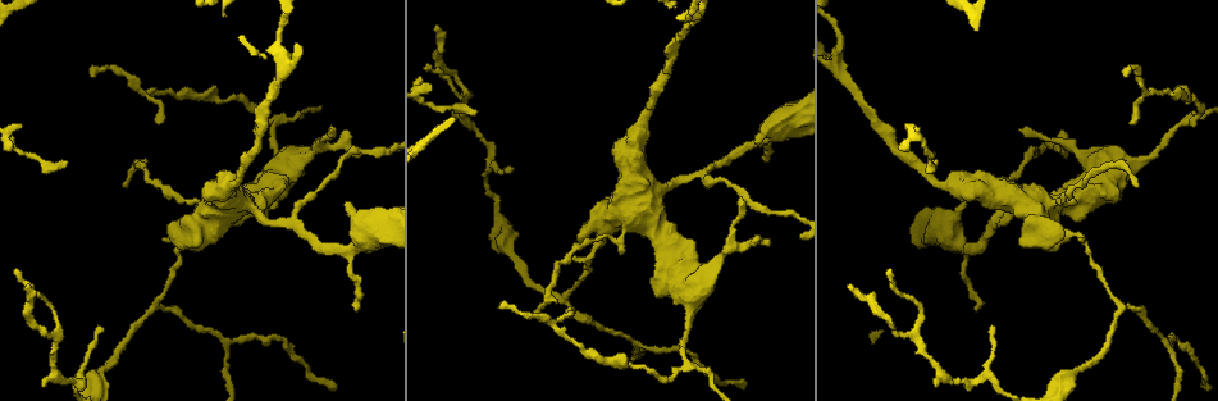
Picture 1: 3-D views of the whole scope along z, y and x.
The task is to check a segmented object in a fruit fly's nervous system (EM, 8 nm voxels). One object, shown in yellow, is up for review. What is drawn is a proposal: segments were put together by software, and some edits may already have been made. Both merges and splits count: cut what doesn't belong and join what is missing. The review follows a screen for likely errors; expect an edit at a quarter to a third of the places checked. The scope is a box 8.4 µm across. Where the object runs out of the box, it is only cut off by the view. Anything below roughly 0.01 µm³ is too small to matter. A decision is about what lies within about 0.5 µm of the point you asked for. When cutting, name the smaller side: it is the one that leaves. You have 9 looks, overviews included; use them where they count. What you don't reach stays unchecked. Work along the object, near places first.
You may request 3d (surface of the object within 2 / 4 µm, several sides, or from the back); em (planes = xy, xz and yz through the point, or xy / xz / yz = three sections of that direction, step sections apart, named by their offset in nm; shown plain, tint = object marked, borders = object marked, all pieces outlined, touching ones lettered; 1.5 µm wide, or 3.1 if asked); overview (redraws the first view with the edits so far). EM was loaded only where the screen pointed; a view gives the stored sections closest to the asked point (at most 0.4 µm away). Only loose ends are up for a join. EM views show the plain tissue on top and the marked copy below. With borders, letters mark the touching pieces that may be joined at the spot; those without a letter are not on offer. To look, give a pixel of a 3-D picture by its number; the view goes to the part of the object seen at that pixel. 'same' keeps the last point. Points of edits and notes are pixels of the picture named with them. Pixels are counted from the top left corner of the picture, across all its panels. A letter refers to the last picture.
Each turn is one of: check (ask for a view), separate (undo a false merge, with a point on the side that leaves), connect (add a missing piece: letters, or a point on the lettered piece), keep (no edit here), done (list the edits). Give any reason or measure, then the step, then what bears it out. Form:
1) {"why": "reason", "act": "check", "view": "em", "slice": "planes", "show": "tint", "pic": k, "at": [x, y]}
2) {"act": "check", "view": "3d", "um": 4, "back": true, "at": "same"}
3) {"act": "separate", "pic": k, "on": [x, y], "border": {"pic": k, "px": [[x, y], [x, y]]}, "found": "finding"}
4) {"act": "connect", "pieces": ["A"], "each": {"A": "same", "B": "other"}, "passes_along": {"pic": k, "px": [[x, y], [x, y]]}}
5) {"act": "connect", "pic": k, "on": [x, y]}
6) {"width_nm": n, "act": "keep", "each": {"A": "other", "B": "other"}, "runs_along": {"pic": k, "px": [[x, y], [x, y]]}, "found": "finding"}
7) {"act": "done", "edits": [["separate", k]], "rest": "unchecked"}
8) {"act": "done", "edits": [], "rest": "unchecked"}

{"why": "tapers out", "act": "check", "view": "em", "slice": "planes", "show": "tint", "pic": 1, "at": [989, 328]}

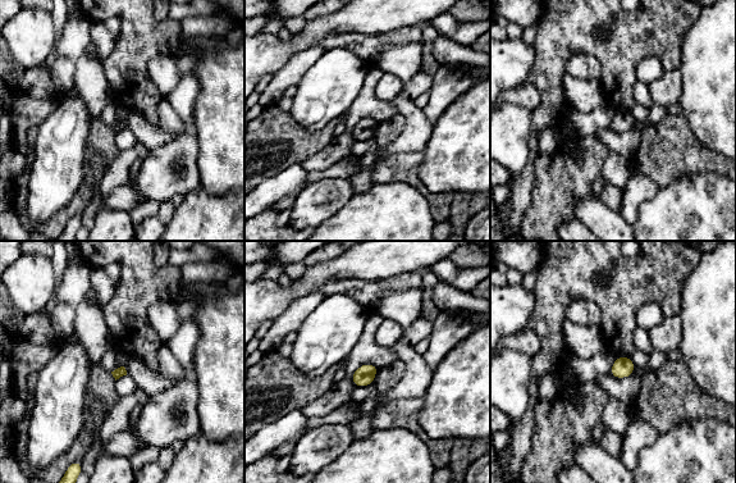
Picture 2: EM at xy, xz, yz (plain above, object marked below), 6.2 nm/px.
{"why": "what lies round it", "act": "check", "view": "em", "slice": "planes", "show": "borders", "at": "same"}

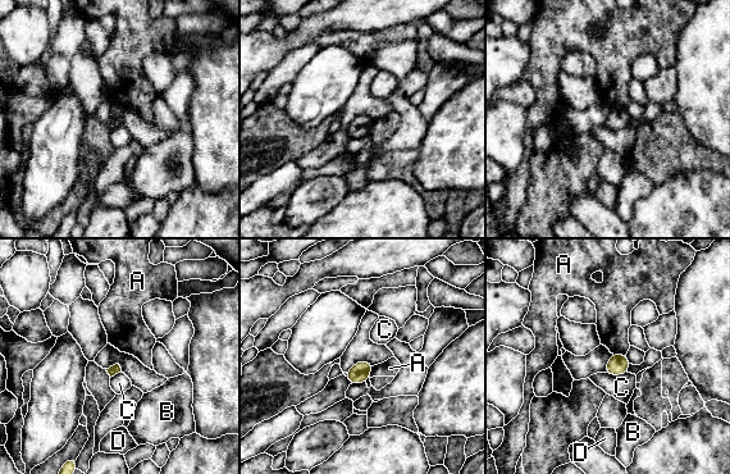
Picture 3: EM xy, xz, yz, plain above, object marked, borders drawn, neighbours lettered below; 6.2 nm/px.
{"longest_contact_nm": ["C", 140], "act": "keep", "each": {"A": "other", "B": "other", "C": "other", "D": "other"}, "border": {"pic": 3, "px": [[612, 352], [625, 355]]}, "found": "no lettered piece goes on from it"}

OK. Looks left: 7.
{"why": "calibre changes", "act": "check", "view": "em", "slice": "xz", "step": 8, "show": "tint", "pic": 1, "at": [1072, 235]}

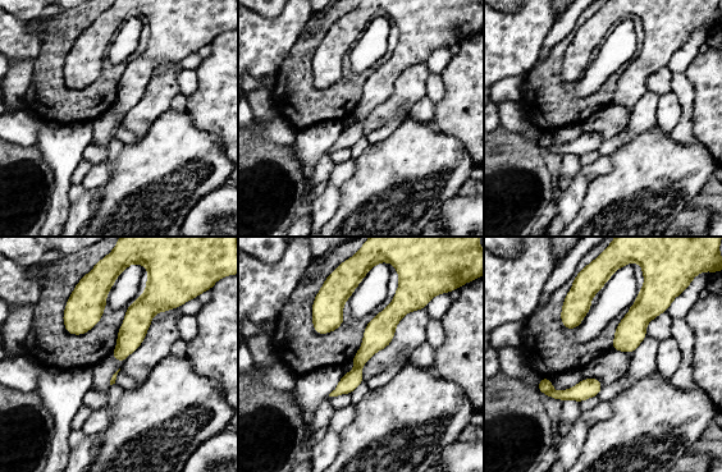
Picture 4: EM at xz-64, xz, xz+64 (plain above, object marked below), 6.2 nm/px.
{"act": "check", "view": "em", "slice": "planes", "show": "tint", "at": "same"}

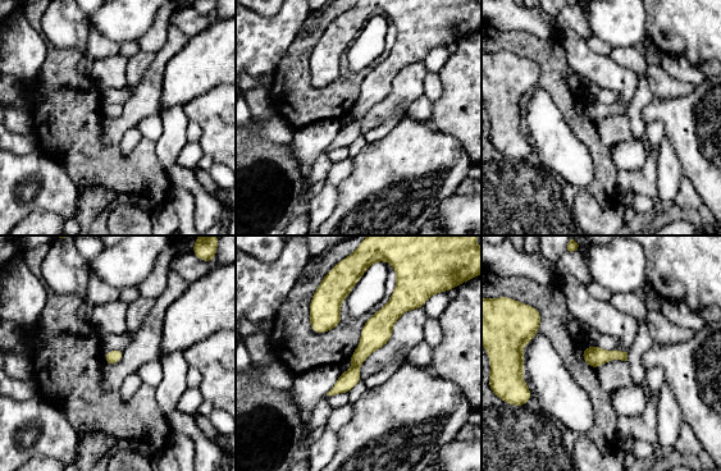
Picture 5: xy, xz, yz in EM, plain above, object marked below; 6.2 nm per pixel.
{"act": "check", "view": "em", "slice": "planes", "show": "borders", "at": "same"}

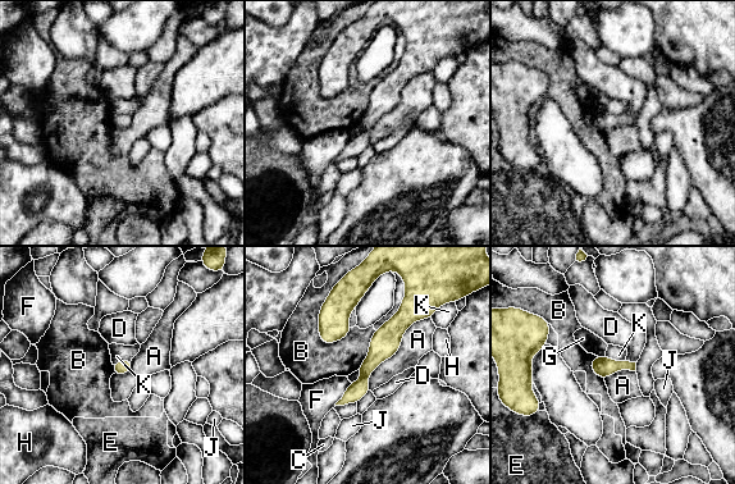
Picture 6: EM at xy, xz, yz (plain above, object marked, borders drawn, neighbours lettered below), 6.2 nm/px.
{"longest_contact_nm": ["A", 600], "act": "keep", "each": {"A": "other", "B": "other", "C": "other", "D": "other", "E": "other", "F": "other", "G": "other", "H": "other", "J": "other", "K": "other"}, "border": {"pic": 6, "px": [[430, 316], [407, 328], [369, 389]]}, "found": "one cell here"}

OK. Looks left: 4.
{"why": "branch point", "act": "check", "view": "3d", "um": 4, "pic": 1, "at": [1123, 306]}

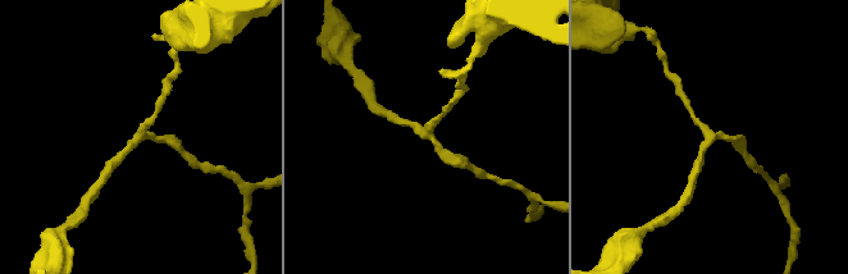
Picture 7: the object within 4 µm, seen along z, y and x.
{"why": "need the tissue", "act": "check", "view": "em", "slice": "xy", "step": 4, "show": "tint", "pic": 7, "at": [138, 133]}

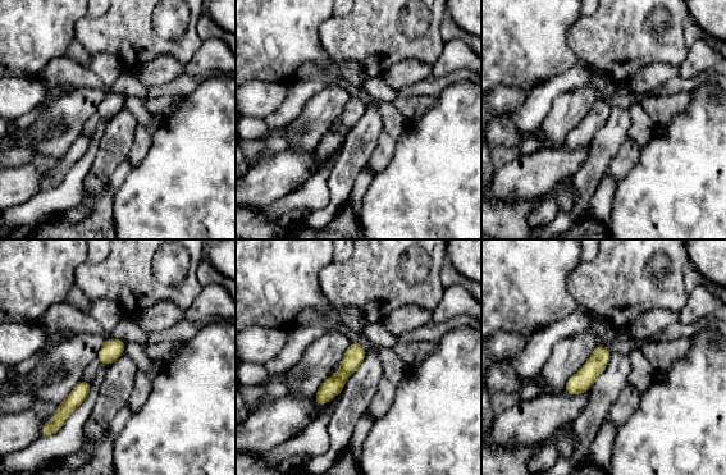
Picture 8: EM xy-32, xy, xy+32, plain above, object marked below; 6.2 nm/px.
{"act": "check", "view": "em", "slice": "planes", "show": "borders", "at": "same"}

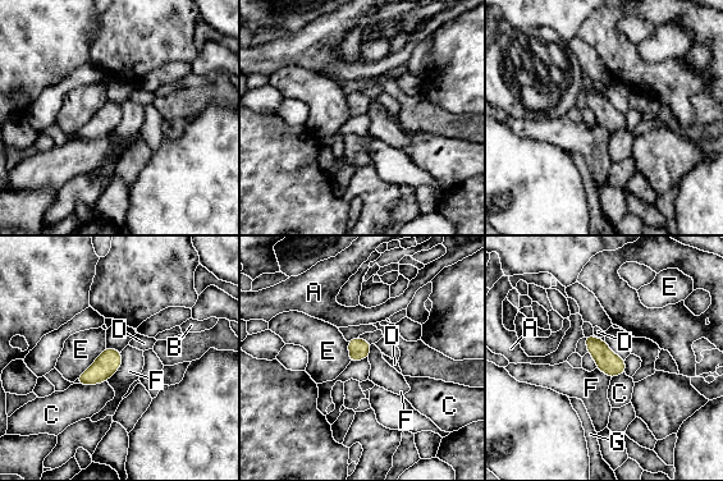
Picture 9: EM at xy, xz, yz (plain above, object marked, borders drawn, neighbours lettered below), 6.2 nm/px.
{"arms": 3, "act": "keep", "each": {"A": "other", "B": "other", "C": "other", "D": "other", "E": "other", "F": "other", "G": "other"}, "border": {"pic": 9, "px": [[105, 347], [77, 378]]}, "found": "all the same cell"}

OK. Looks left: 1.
{"act": "done", "edits": [], "rest": "unchecked"}

